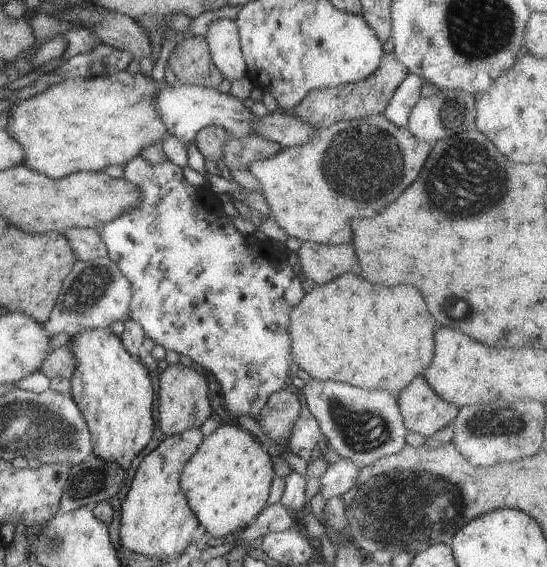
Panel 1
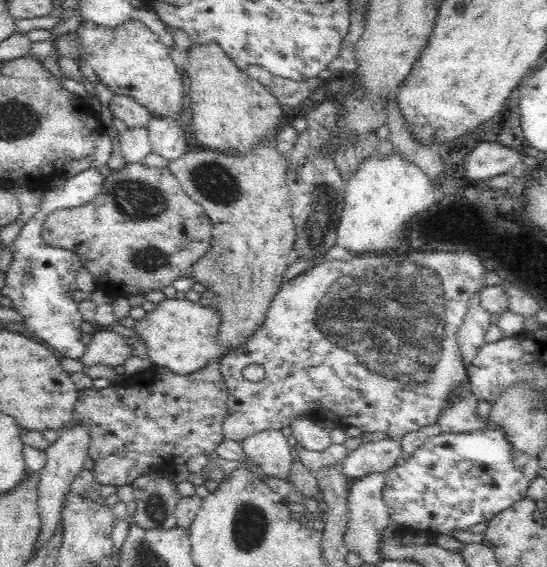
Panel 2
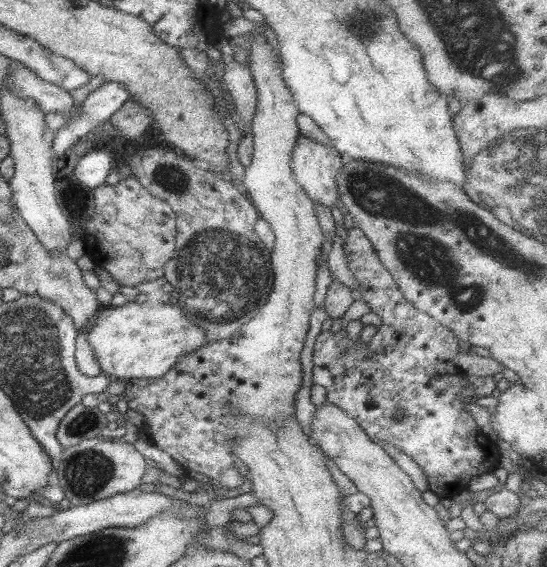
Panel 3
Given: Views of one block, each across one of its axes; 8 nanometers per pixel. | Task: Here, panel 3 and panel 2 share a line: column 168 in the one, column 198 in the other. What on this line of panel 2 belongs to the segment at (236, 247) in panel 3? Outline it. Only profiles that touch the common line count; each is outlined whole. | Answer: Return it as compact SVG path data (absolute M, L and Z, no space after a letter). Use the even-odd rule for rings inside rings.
M275 143L258 144L246 155L230 155L205 150L190 152L181 158L168 162L168 171L178 179L182 191L204 209L211 222L211 243L202 258L192 264L188 277L206 287L206 292L214 294L213 299L203 301L209 308L220 313L221 321L216 342L224 348L223 355L232 348L244 346L252 334L264 324L266 312L276 293L280 290L282 279L290 264L290 250L295 241L295 224L291 214L289 189L286 184L288 158L278 153Z

